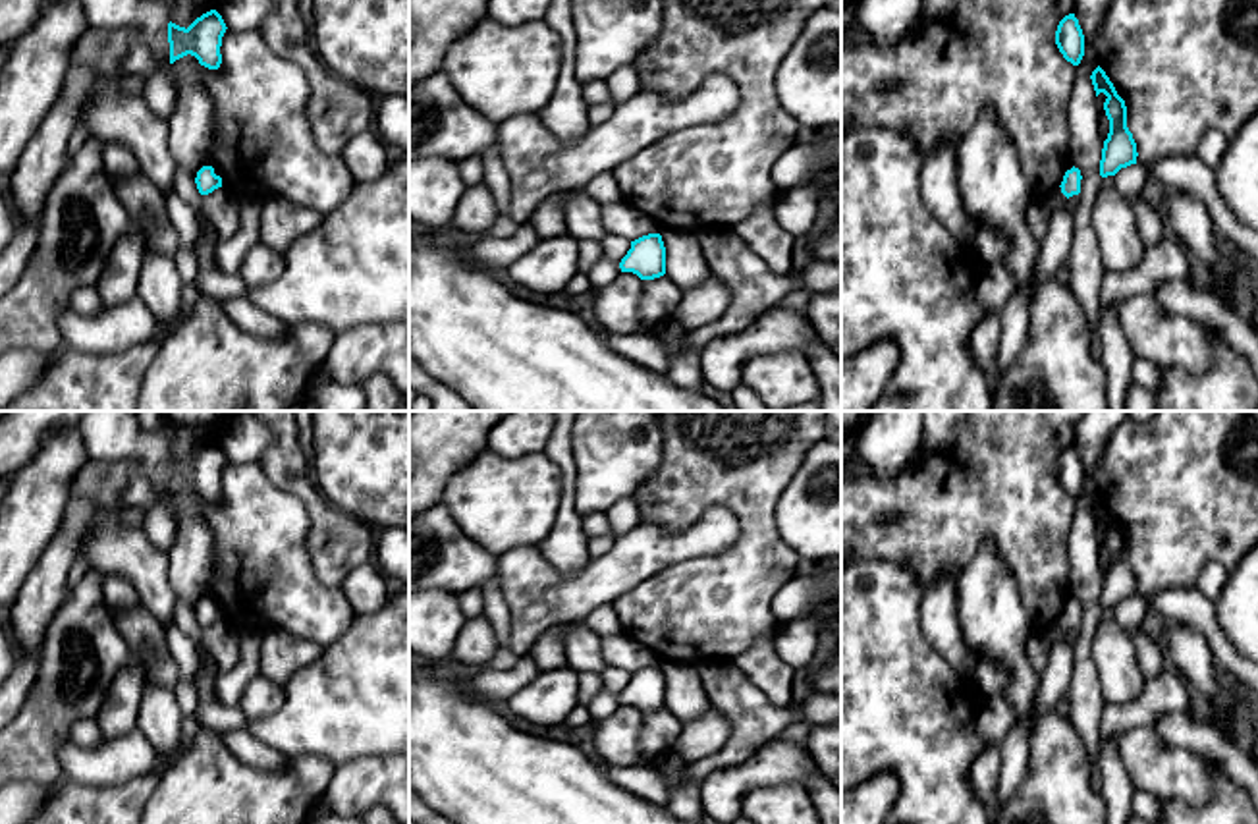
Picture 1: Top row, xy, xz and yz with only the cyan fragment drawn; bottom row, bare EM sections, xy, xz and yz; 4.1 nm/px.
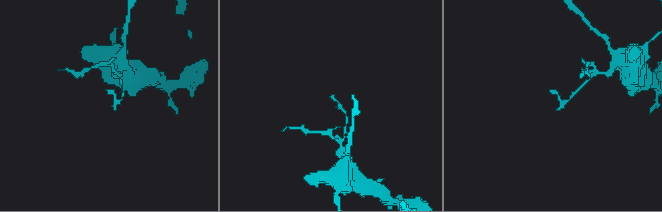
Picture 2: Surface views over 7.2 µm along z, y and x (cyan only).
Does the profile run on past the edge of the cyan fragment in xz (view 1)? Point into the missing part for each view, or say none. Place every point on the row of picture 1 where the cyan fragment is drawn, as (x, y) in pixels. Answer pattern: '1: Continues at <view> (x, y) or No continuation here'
1: No continuation here

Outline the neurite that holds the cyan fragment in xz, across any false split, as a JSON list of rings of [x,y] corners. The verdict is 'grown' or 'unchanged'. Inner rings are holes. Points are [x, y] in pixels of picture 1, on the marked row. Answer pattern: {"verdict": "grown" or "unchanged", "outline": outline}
{"verdict": "unchanged", "outline": [[[648,233],[631,241],[631,249],[619,262],[621,272],[633,272],[641,280],[666,274],[666,247],[660,233]]]}

